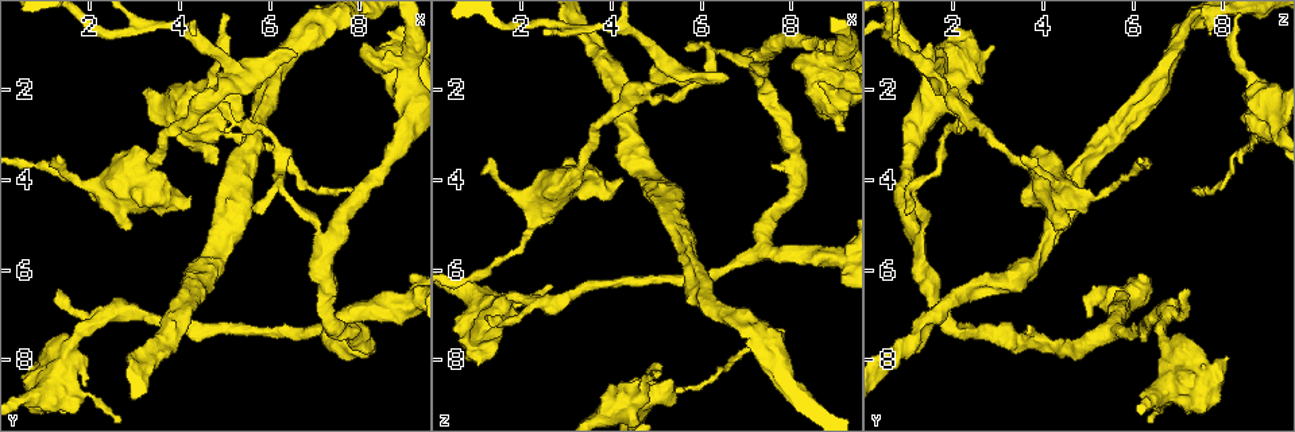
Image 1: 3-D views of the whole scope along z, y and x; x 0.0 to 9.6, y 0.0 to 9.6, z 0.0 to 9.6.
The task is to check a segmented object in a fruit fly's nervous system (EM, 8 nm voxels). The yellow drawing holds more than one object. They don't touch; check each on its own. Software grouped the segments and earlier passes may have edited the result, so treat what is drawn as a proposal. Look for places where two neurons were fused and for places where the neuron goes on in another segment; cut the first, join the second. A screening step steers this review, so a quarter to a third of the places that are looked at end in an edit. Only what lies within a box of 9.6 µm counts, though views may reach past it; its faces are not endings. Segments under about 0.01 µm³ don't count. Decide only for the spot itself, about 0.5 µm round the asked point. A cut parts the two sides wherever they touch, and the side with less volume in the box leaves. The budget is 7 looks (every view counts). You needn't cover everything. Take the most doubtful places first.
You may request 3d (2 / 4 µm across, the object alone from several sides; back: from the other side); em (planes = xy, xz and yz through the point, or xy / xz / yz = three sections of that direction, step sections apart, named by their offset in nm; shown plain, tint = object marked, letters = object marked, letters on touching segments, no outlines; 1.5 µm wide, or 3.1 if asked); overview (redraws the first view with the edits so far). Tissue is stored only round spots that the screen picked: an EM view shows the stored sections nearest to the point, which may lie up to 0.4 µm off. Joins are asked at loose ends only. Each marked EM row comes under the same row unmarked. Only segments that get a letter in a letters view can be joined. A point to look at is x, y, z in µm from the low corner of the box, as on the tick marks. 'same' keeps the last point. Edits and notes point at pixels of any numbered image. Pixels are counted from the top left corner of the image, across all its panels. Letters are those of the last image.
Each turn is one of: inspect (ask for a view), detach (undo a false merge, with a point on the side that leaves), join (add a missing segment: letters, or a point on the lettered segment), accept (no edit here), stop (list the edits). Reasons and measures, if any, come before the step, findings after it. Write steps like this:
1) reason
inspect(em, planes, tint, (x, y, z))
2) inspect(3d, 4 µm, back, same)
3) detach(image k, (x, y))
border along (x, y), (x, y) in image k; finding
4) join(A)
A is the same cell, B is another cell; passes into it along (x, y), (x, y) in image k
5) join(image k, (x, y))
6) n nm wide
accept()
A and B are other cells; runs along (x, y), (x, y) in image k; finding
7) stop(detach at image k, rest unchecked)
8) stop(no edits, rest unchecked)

tapers out
inspect(em, yz, step 4, letters, (1.30, 6.45, 7.15))

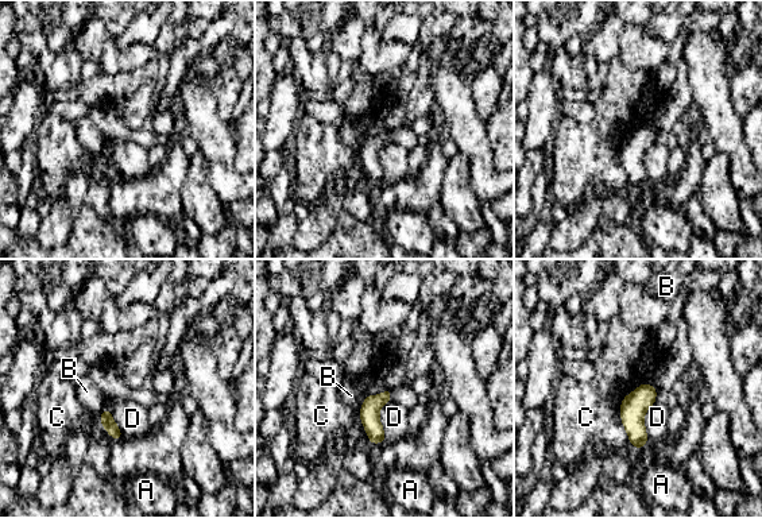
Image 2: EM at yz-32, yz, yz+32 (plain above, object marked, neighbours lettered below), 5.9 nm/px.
C touches over 340 nm
accept()
A, B, C and D are other cells; border along (629, 391), (621, 424), (631, 448) in image 2; no lettered segment goes on from it

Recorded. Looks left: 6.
inspect(em, yz, step 8, tint, (4.80, 2.30, 2.05))

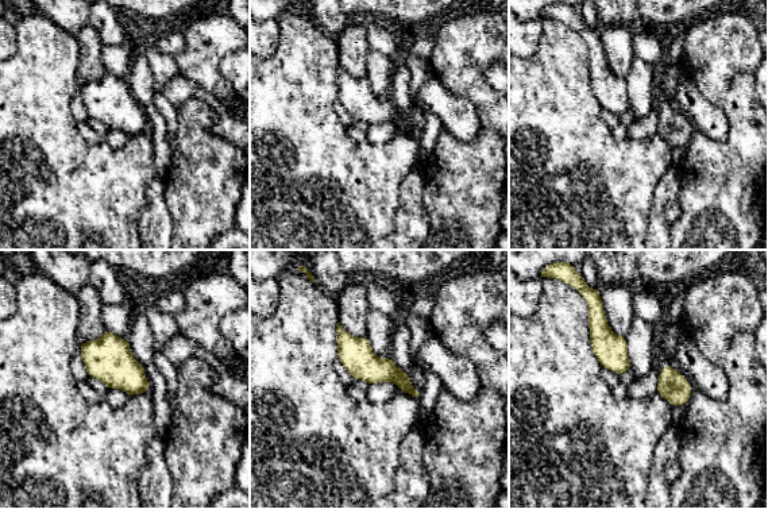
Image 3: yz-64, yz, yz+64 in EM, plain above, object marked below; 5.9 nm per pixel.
cut it another way
inspect(em, planes, letters, same)

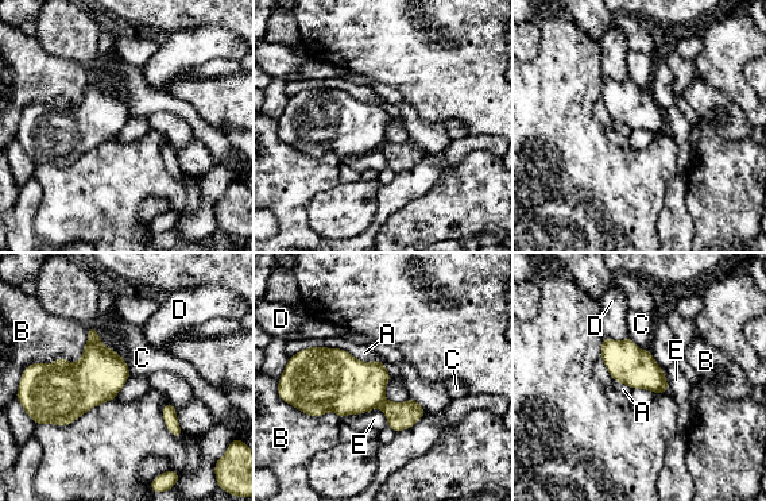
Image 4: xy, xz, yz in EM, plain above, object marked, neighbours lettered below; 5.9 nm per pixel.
detach(image 4, (345, 385))
A, B, C, D and E are other cells; a second neuron is stuck on

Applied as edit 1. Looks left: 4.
inspect(overview)

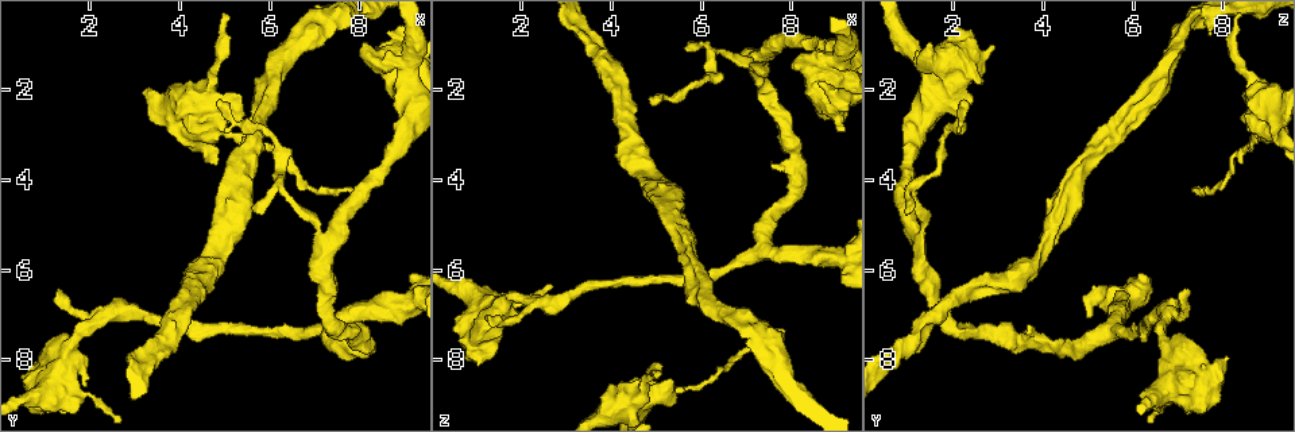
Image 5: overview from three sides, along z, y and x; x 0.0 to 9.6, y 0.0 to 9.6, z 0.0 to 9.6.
free end
inspect(3d, 2 µm, (7.80, 4.30, 7.45))

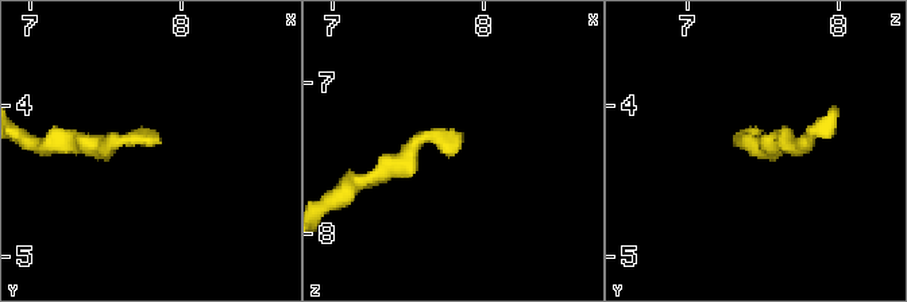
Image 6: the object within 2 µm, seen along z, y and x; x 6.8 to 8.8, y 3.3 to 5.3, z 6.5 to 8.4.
inspect(em, yz, step 8, letters, (7.86, 4.26, 7.42))

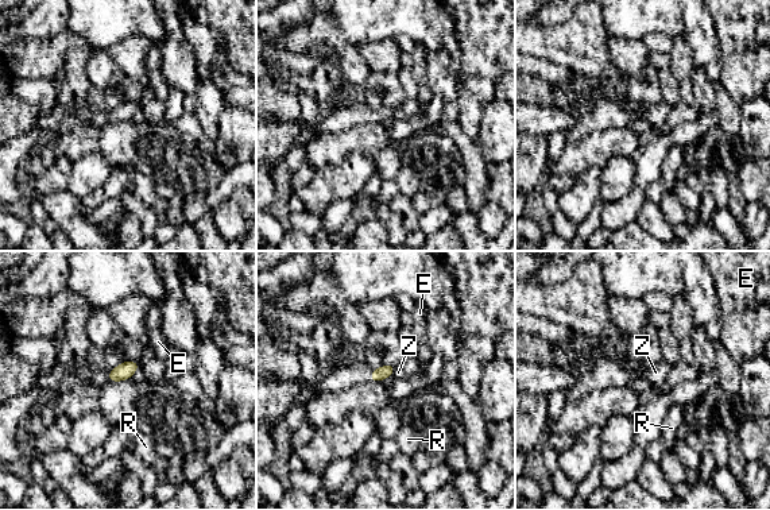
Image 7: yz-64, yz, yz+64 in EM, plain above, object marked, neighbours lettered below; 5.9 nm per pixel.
accept()
E, R and Z are other cells; border along (395, 366), (391, 375) in image 7; no lettered segment goes on from it

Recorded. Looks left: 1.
stop(detach at image 4, rest unchecked)

